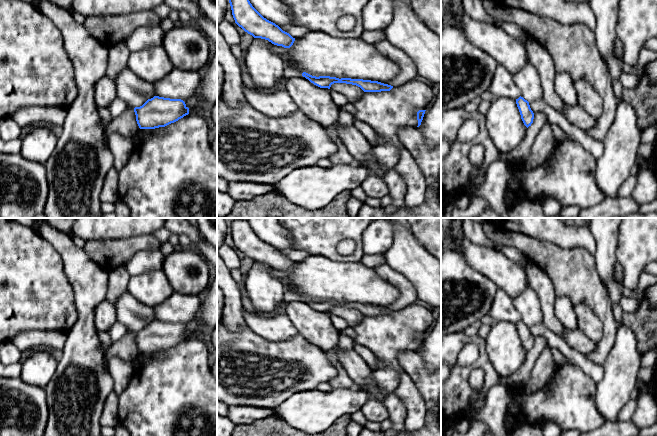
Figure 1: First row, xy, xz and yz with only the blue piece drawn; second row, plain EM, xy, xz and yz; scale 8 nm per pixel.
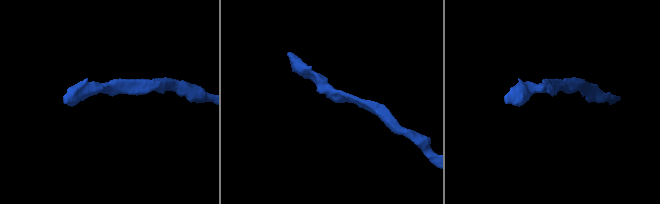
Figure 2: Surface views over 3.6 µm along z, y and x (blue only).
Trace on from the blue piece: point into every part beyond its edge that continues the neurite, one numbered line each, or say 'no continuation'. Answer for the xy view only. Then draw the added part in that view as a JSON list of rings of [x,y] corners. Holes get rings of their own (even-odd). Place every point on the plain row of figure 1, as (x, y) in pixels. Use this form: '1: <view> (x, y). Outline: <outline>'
no continuation

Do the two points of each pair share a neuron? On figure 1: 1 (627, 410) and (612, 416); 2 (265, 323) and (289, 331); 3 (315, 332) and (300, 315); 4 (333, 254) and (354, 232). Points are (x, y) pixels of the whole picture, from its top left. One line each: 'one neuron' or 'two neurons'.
1: two neurons
2: one neuron
3: one neuron
4: one neuron

